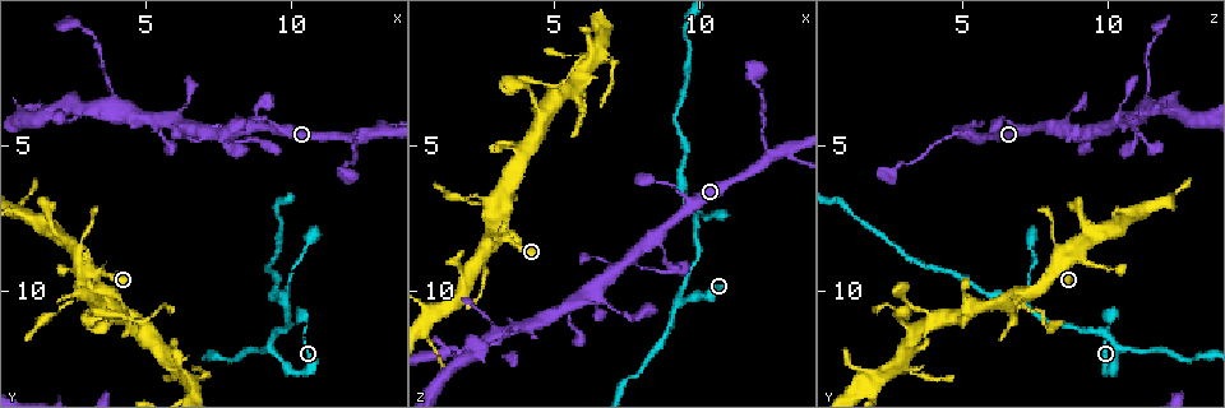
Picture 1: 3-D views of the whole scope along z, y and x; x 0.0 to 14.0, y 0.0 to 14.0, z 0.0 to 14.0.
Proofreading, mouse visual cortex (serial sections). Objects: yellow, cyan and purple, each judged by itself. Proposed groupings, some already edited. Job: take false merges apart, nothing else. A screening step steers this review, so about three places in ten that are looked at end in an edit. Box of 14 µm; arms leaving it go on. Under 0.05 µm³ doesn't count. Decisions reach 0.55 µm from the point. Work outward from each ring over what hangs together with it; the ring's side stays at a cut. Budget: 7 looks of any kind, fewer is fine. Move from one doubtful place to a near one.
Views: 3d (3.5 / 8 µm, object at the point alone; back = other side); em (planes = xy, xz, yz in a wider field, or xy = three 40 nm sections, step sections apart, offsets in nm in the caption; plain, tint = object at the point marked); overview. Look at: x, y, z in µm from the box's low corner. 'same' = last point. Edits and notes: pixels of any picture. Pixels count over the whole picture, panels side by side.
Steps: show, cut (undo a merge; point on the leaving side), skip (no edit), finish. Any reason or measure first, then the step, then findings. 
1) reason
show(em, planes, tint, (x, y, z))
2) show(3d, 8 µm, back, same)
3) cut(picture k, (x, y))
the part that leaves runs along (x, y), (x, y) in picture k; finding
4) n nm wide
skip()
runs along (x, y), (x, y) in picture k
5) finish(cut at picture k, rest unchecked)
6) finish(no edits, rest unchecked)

small branch off a trunk
show(3d, 8 µm, back, (3.0, 10.1, 7.2))

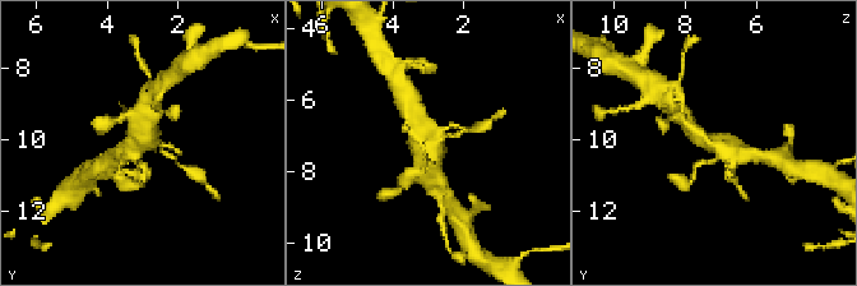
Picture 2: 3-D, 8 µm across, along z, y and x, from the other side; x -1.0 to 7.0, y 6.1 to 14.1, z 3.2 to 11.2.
show(em, xy, step 5, tint, (3.0, 10.1, 7.2))

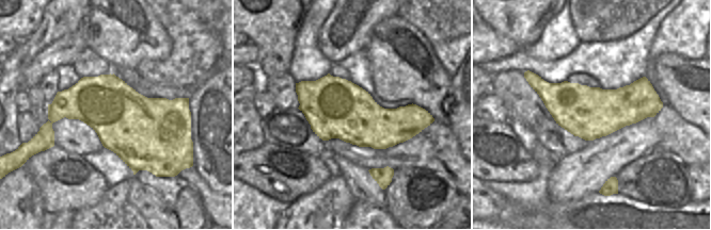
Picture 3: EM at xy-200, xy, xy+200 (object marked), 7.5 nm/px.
460 nm wide
cut(picture 2, (190, 169))
the part that leaves runs along (160, 151), (189, 169), (200, 180) in picture 2; two cells meet here

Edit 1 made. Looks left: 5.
redraw
show(overview)

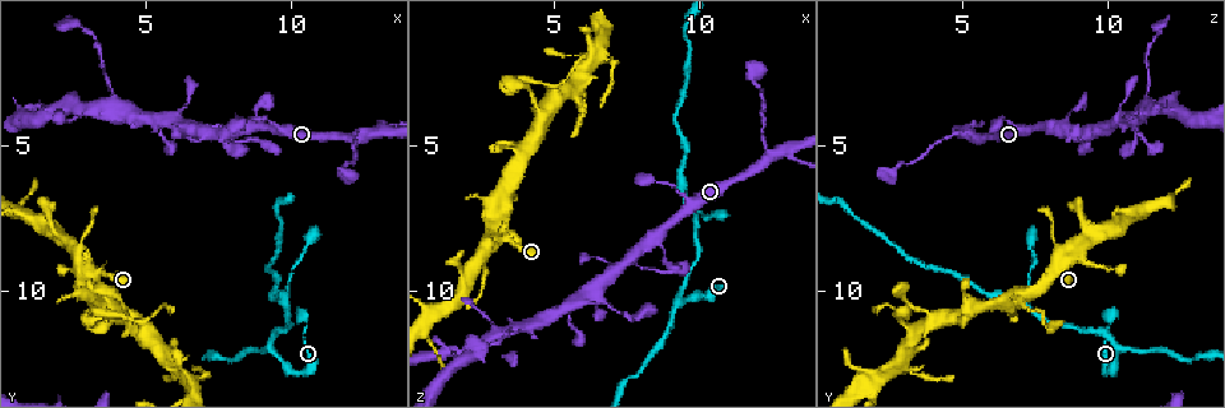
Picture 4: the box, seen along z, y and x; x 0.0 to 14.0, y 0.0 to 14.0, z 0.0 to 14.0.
arms part here
show(3d, 3.5 µm, (9.3, 12.0, 10.3))

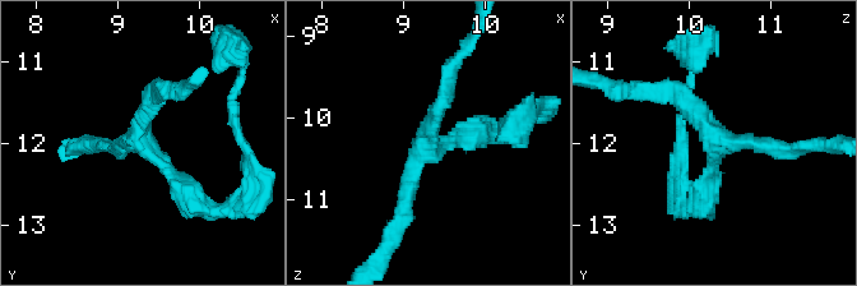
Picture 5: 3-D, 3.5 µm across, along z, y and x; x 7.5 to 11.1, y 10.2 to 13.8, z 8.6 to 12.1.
3 arms; arms of 200, 200, 300 nm; now the EM
show(em, planes, tint, (9.25, 12.00, 10.35))

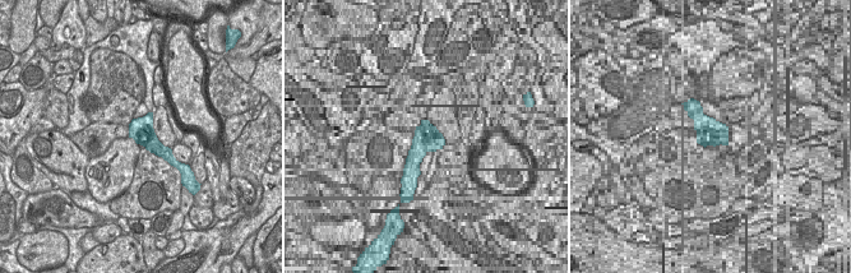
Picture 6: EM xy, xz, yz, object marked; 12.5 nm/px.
320 nm wide
skip()
runs along (704, 203), (717, 137), (658, 93) in picture 5; continuous, no second cell

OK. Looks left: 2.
finish(cut at picture 2, rest unchecked)

